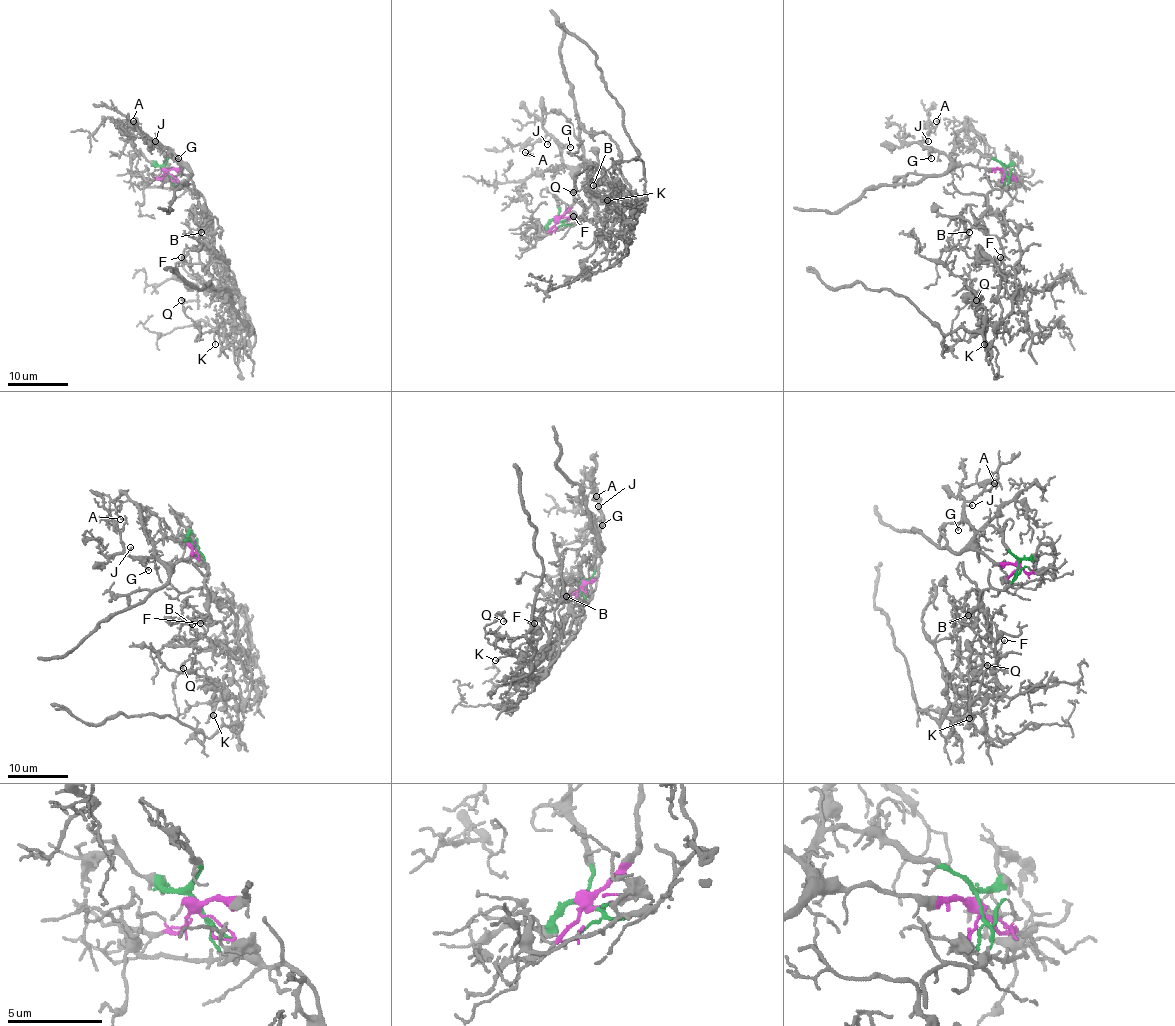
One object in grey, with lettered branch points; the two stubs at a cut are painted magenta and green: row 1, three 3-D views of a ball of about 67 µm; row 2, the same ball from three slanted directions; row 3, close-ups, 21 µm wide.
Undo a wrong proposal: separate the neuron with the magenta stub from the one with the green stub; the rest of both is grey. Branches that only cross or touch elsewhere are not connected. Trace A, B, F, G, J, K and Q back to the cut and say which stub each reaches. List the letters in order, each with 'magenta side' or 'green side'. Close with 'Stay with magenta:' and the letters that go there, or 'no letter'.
A: magenta side
B: green side
F: green side
G: magenta side
J: magenta side
K: green side
Q: green side
Stay with magenta: A, G, J

